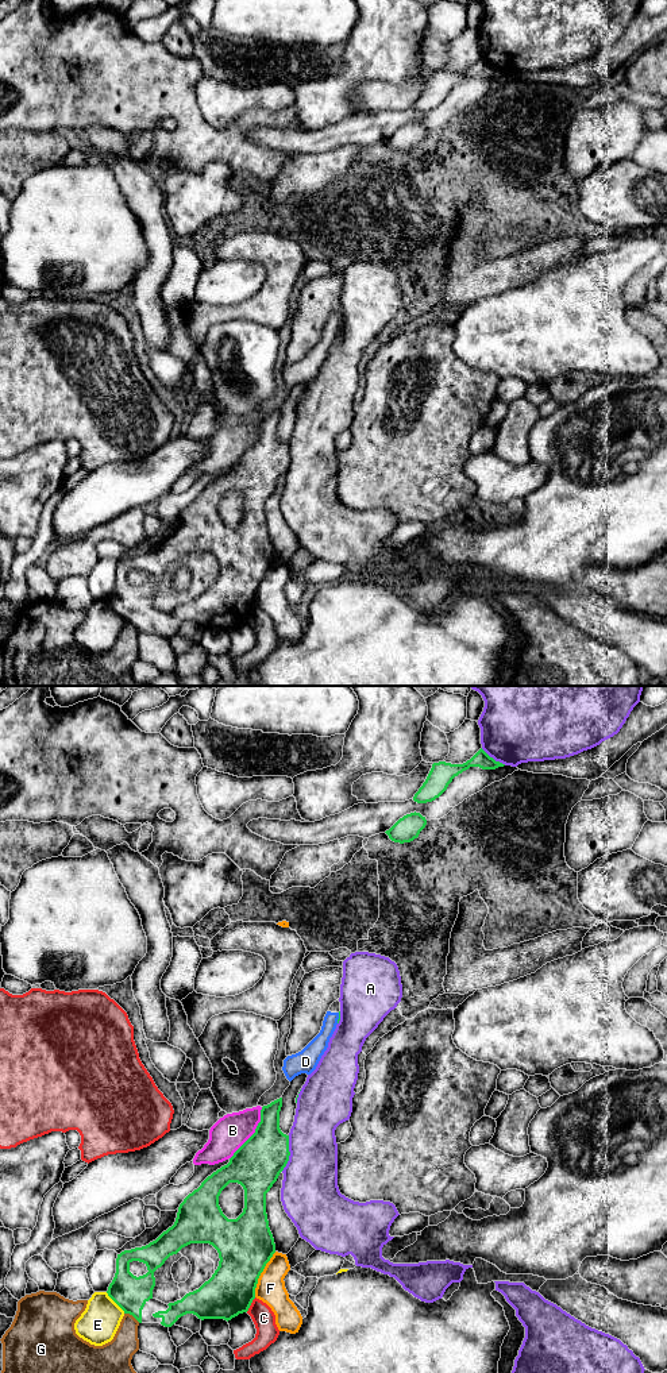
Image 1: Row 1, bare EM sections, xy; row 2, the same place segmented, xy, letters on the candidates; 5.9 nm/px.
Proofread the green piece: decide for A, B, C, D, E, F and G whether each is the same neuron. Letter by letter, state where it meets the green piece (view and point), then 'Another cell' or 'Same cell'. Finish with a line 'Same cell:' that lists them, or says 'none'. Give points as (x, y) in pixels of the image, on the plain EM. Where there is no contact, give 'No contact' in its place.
A: Touches green at xy (289, 462). Another cell
B: Touches green at xy (254, 442). Another cell
C: Touches green at xy (250, 613). Another cell
D: Touches green at xy (339, 327). Another cell
E: Touches green at xy (115, 610). Another cell
F: Touches green at xy (259, 583). Another cell
G: Touches green at xy (132, 624). Another cell
Same cell: none

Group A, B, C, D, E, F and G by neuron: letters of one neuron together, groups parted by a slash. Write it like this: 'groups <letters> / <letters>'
groups A / B D / C / E / F / G

